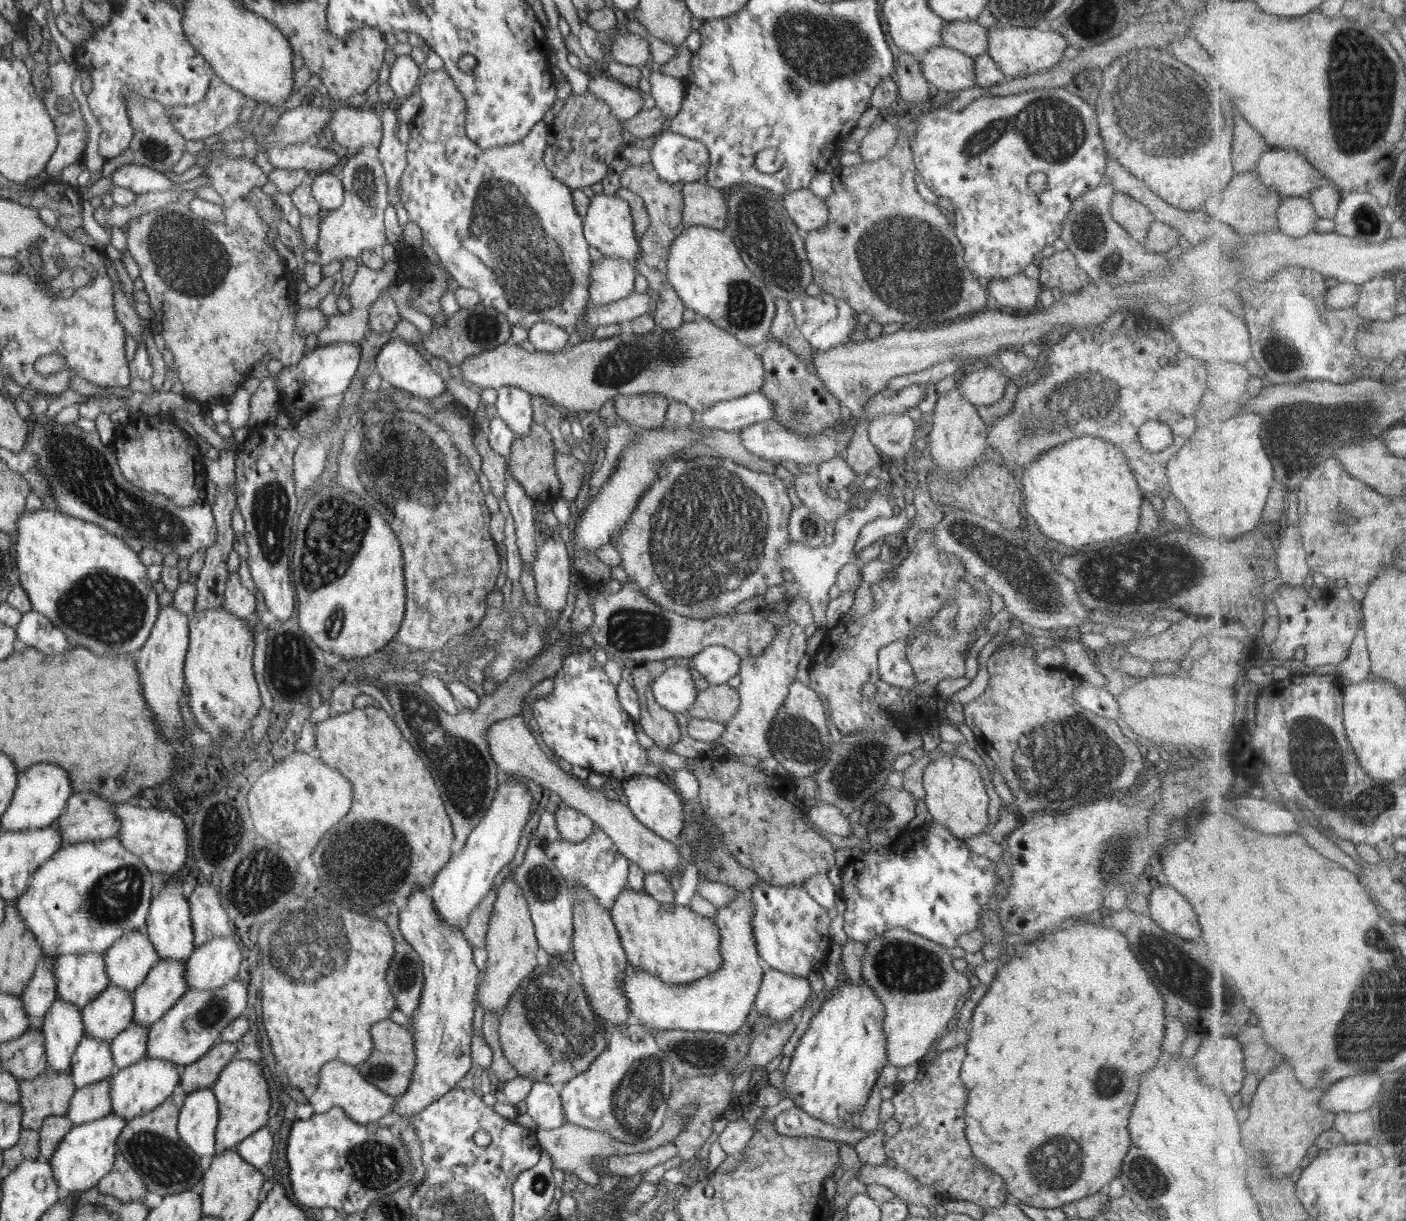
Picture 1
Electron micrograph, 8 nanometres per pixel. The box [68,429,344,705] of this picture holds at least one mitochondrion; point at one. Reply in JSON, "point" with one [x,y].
{"point":[270,506]}

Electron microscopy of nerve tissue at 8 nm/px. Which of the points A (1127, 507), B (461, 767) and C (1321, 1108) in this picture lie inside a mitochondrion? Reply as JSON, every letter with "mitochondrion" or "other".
{"A":"other","B":"mitochondrion","C":"other"}

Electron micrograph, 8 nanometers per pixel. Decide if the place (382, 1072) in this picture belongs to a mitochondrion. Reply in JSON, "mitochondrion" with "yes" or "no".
{"mitochondrion":"yes"}

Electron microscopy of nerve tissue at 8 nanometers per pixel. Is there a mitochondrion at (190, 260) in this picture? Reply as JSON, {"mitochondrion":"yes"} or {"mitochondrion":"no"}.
{"mitochondrion":"yes"}

